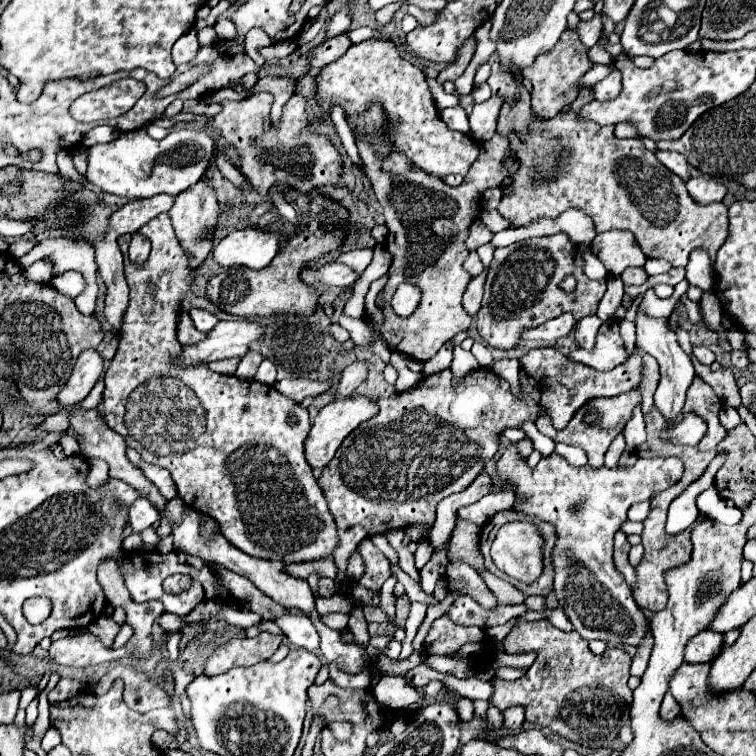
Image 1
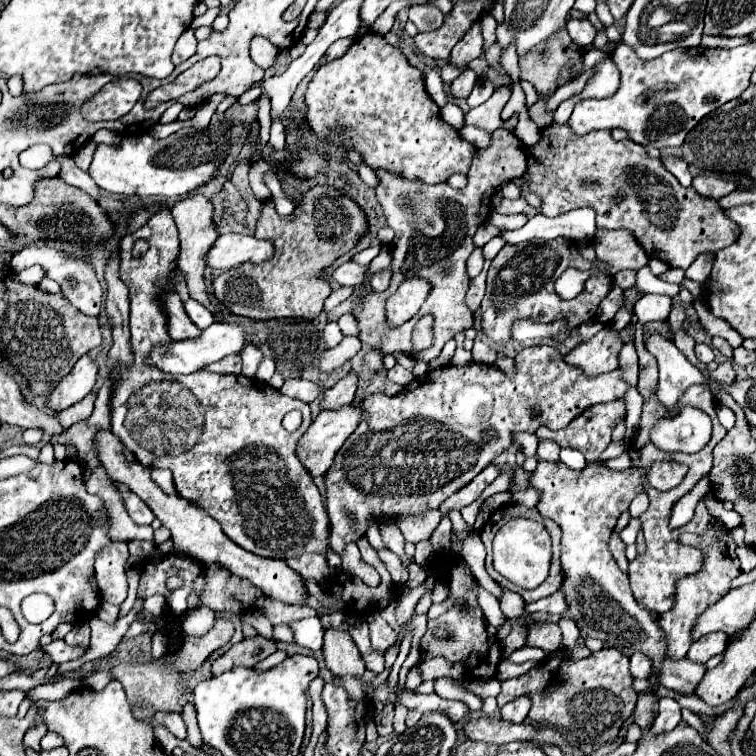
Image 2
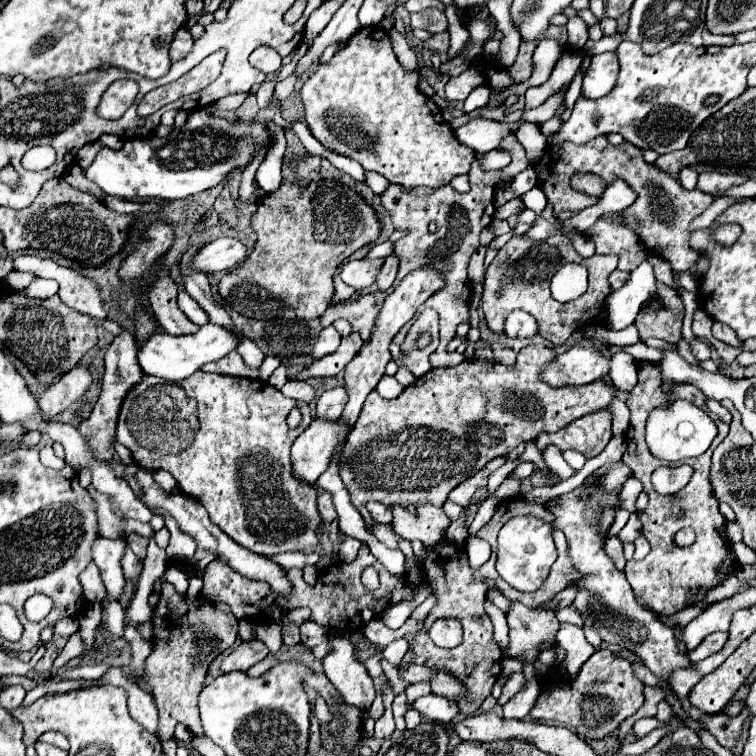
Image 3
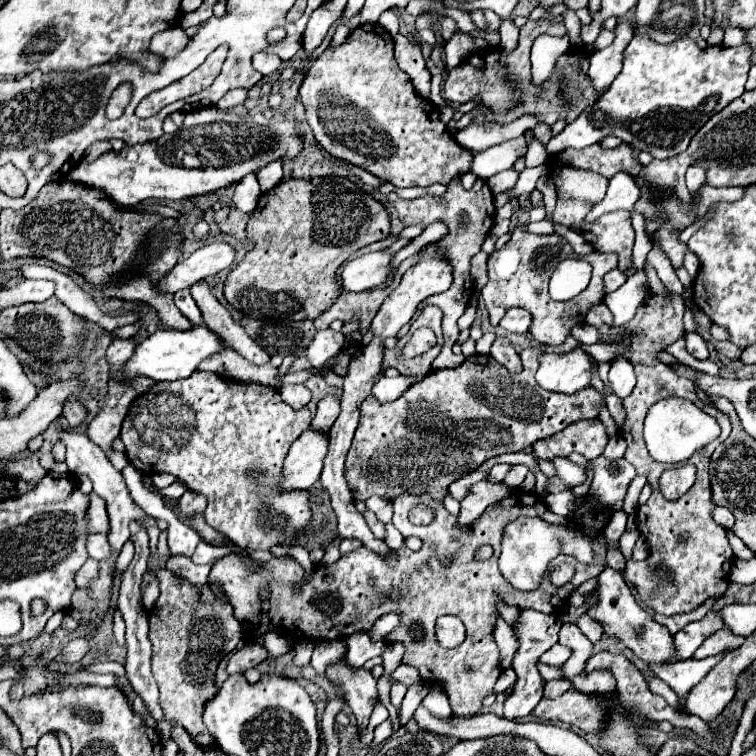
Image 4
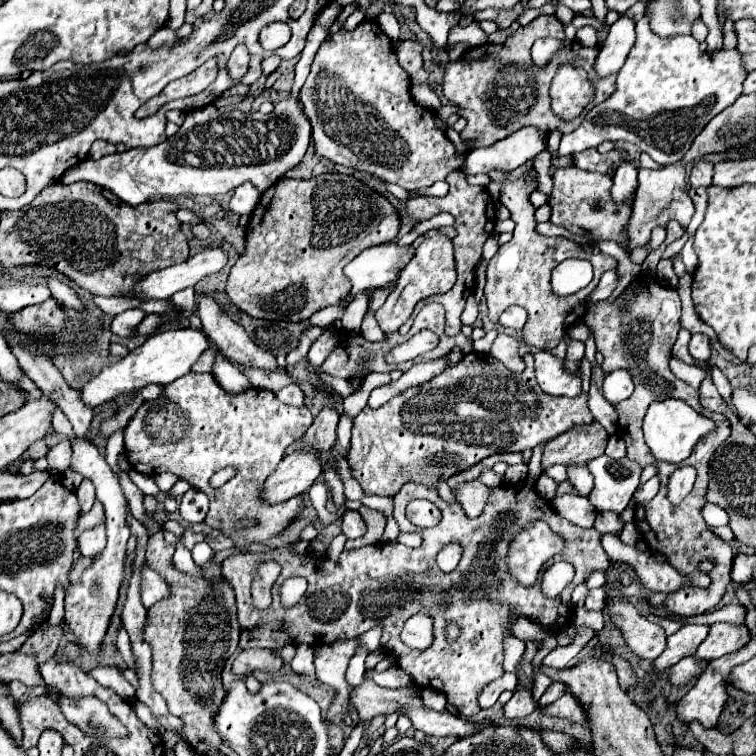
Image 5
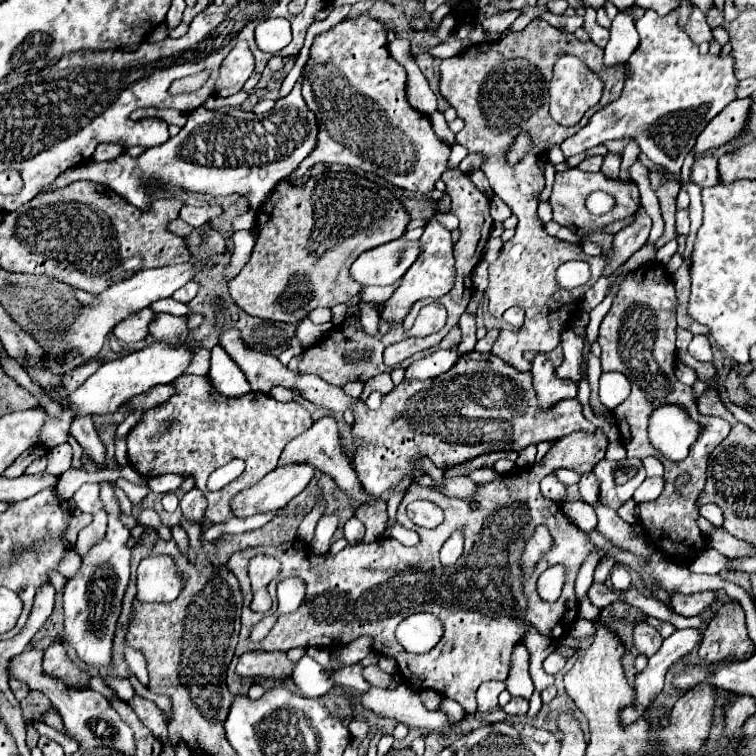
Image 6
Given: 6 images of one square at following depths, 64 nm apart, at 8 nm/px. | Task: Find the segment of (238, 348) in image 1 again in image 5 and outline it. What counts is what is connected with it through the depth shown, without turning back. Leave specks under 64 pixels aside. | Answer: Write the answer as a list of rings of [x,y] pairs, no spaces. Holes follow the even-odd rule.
[[[178,328],[178,330],[168,330],[168,332],[156,332],[142,346],[132,350],[124,360],[110,364],[98,376],[94,376],[82,388],[82,400],[84,400],[84,404],[96,408],[96,406],[102,406],[102,404],[114,400],[122,392],[138,390],[150,382],[170,384],[176,378],[186,376],[192,370],[192,364],[210,348],[212,348],[212,340],[202,330]]]

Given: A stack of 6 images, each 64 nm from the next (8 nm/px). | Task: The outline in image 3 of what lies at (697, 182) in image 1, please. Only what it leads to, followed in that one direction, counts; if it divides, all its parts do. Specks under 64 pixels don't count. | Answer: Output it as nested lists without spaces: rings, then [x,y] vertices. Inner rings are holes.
[[[712,170],[701,173],[698,176],[698,184],[696,188],[706,192],[706,194],[720,194],[720,192],[726,192],[728,188],[732,186],[738,186],[742,182],[746,182],[748,178],[746,176],[736,176],[736,174],[723,174],[719,171]]]

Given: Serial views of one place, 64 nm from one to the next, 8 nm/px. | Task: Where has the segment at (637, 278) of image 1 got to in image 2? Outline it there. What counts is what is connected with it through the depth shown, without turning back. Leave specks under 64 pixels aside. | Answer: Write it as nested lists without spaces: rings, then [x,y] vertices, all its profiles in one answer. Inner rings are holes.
[[[622,270],[618,274],[614,274],[612,278],[620,288],[628,288],[628,286],[634,286],[636,284],[636,270]]]

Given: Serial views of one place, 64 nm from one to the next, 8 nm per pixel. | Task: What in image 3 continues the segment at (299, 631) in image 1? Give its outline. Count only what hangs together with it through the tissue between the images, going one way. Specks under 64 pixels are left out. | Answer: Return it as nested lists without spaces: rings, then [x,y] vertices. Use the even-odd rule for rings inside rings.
[[[306,620],[302,626],[300,626],[300,634],[302,634],[302,644],[306,644],[308,648],[314,648],[318,644],[322,644],[326,640],[326,628],[316,624],[314,620]]]

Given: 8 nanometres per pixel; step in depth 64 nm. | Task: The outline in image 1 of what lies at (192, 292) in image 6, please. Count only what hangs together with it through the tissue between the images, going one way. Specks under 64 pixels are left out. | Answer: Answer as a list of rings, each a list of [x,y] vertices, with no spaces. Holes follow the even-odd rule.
[[[190,308],[190,318],[194,320],[194,326],[196,326],[200,332],[204,332],[204,334],[212,332],[212,328],[214,328],[216,322],[218,322],[218,318],[216,318],[214,314],[210,314],[210,312],[202,310],[202,308]]]

